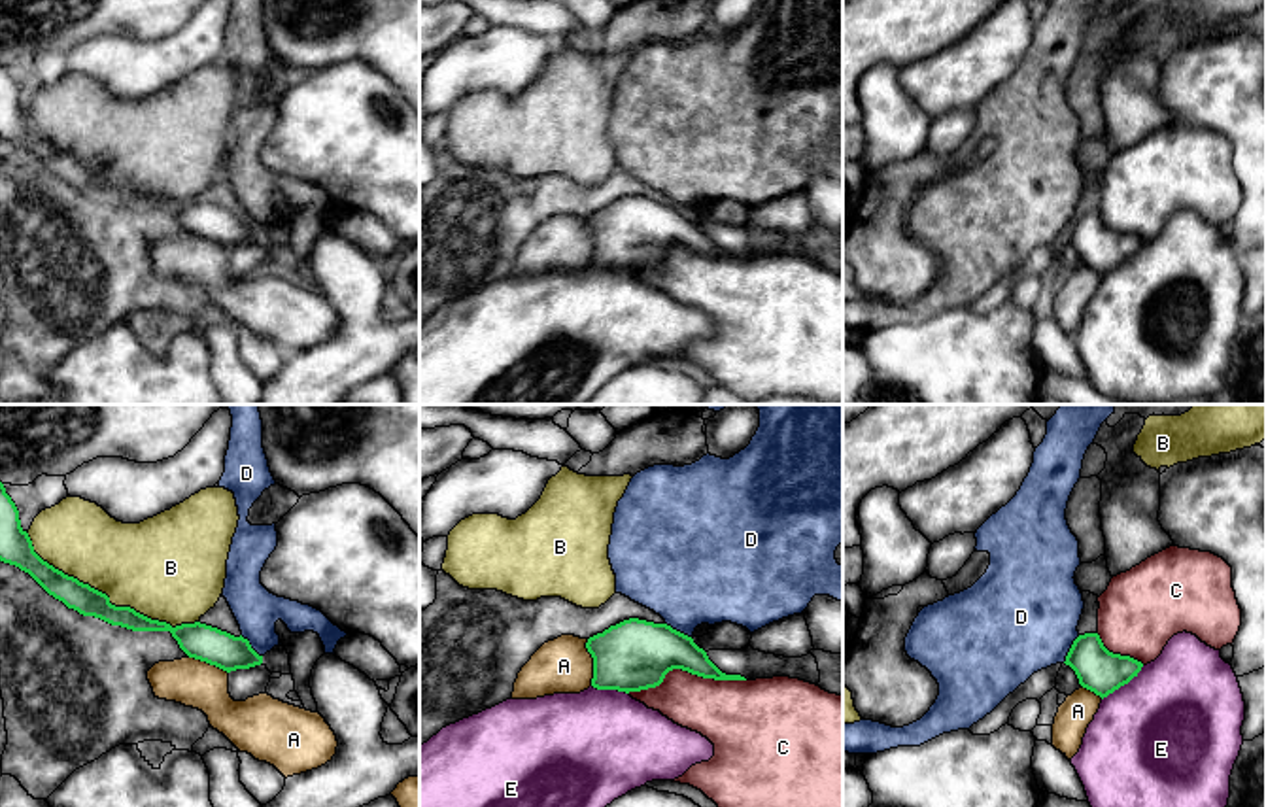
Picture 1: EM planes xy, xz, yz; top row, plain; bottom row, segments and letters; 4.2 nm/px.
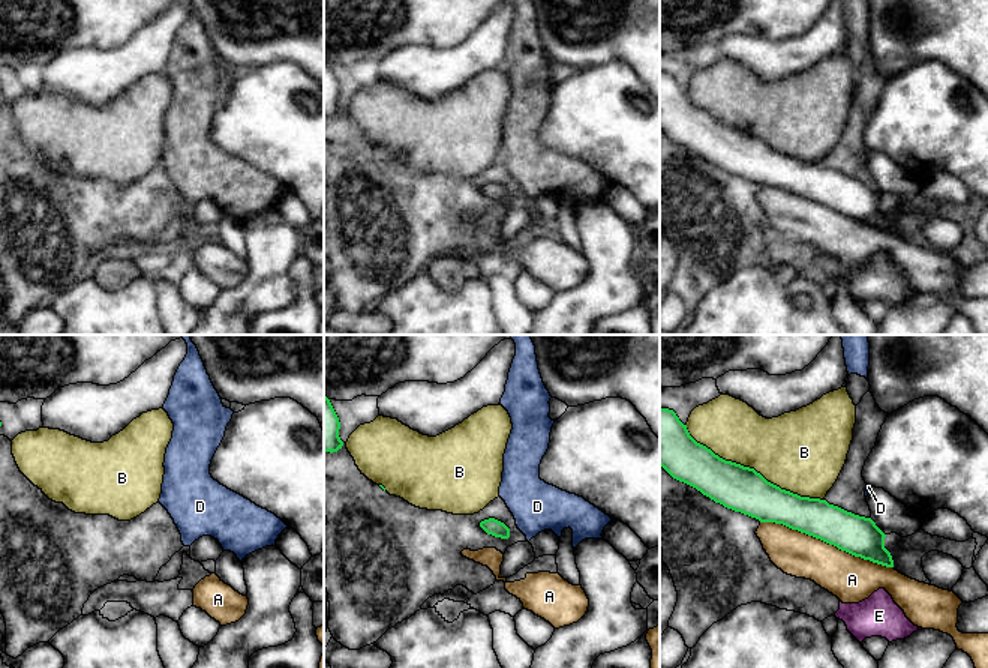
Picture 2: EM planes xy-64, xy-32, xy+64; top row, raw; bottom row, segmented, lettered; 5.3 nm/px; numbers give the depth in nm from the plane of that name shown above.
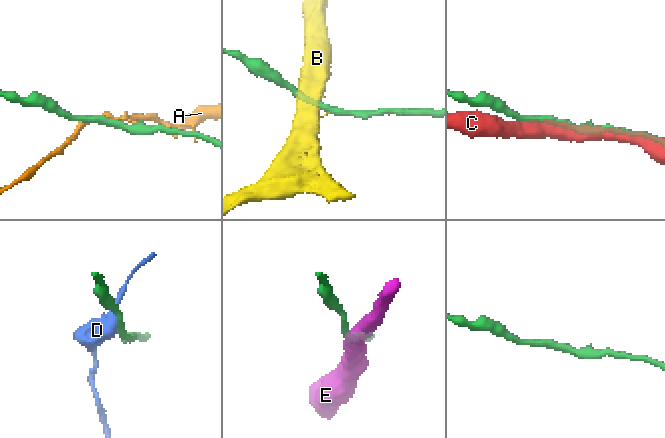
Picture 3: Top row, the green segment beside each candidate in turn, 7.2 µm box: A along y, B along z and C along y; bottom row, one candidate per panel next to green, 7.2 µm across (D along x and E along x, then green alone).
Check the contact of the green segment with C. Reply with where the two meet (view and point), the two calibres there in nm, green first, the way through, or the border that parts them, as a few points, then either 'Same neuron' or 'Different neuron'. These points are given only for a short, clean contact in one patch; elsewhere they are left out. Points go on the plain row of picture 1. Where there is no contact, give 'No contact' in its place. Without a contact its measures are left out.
Touches green at xz (684, 246). Thickness 300 nm (green) against 280 nm. Same neuron

